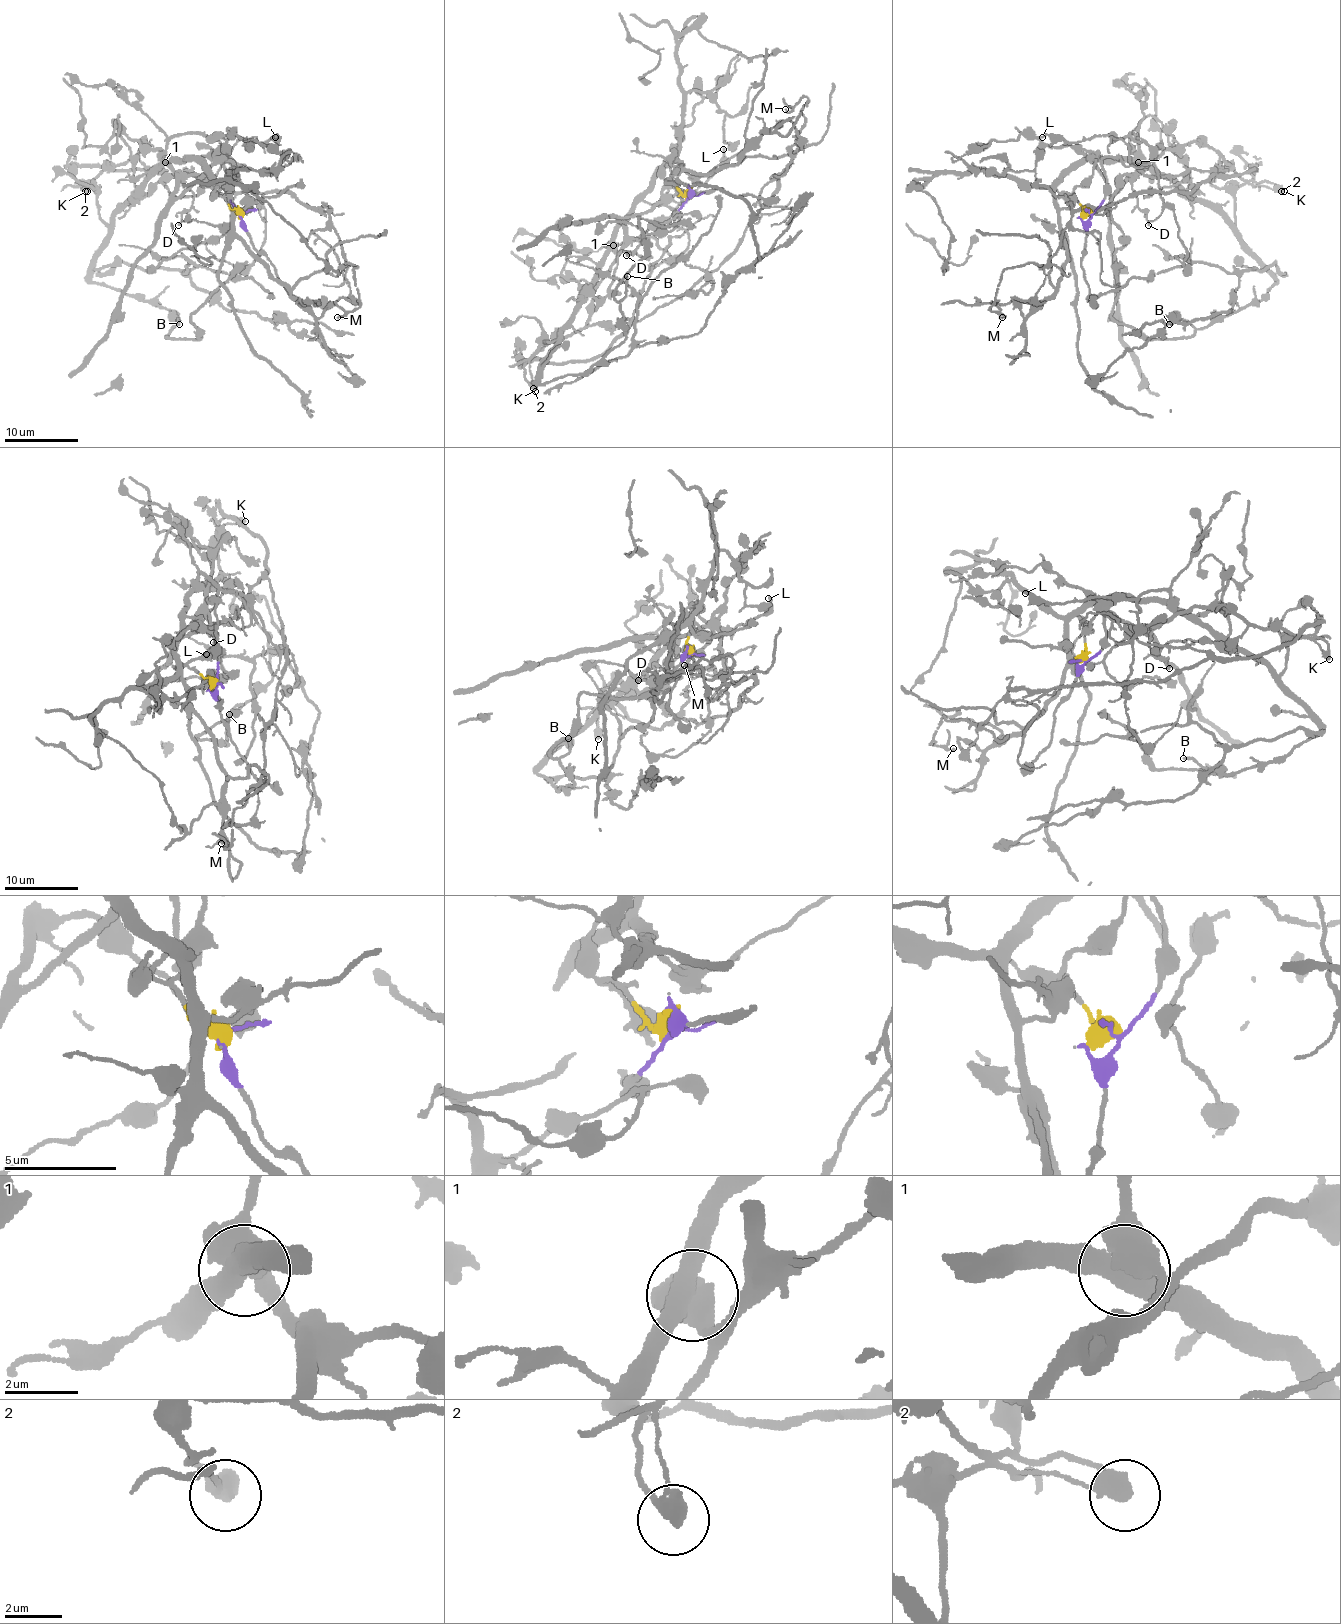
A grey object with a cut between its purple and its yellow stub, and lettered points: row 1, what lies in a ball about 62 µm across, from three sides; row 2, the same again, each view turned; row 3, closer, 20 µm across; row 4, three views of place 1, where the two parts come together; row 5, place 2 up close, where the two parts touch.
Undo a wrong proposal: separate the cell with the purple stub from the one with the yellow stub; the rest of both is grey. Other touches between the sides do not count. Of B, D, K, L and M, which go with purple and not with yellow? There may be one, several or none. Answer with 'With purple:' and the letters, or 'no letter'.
With purple: B

